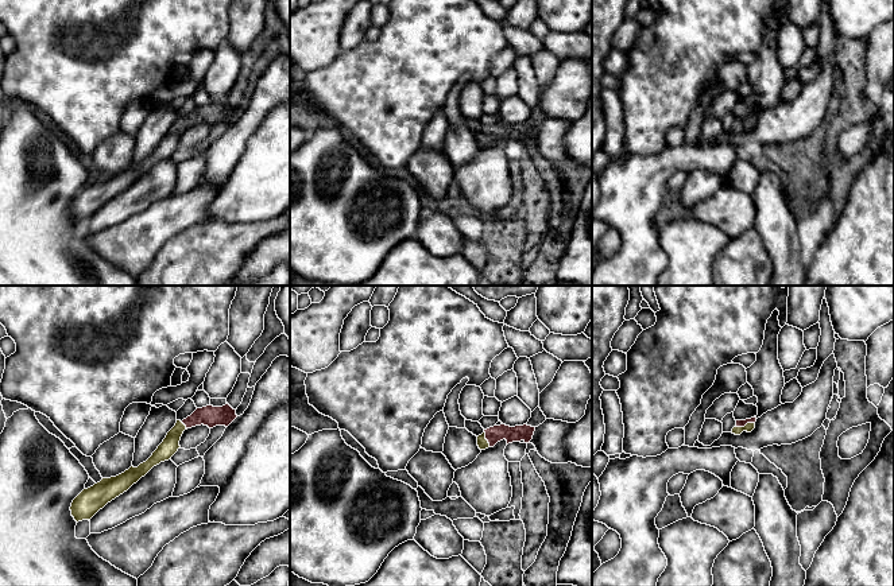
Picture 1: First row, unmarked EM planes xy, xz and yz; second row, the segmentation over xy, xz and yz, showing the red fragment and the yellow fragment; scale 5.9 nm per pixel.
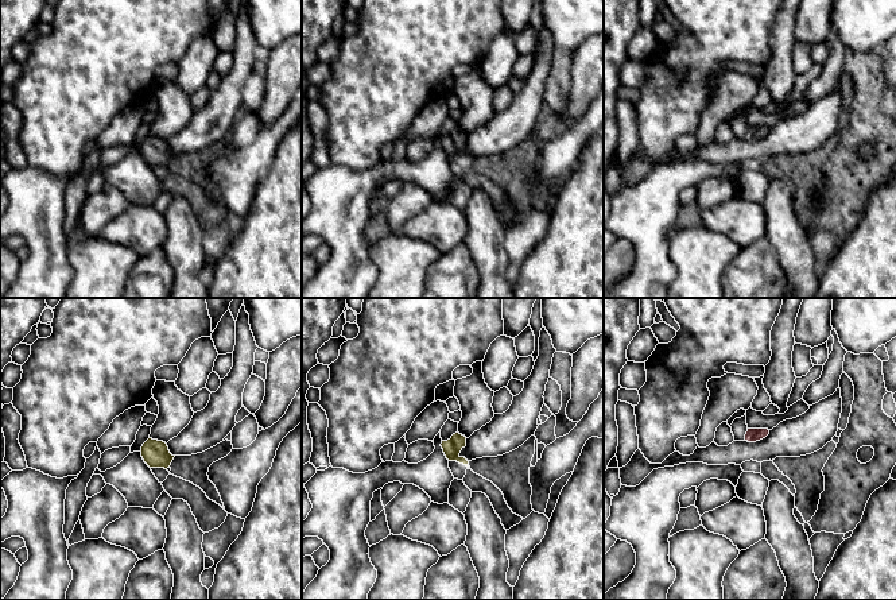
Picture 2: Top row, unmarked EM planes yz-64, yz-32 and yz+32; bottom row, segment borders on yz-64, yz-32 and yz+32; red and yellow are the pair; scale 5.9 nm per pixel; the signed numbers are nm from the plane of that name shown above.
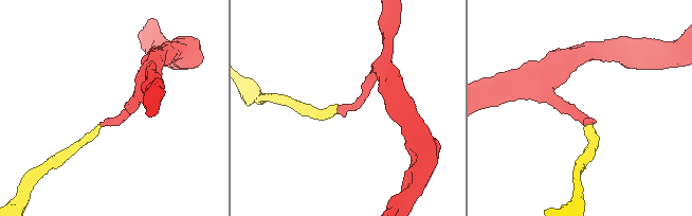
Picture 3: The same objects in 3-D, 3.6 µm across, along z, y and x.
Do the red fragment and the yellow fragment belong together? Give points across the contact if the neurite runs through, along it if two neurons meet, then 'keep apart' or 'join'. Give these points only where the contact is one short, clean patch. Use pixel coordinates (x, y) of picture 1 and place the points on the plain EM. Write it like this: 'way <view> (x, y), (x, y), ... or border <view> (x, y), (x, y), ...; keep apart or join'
way yz (739, 121), (744, 123), (749, 125); join

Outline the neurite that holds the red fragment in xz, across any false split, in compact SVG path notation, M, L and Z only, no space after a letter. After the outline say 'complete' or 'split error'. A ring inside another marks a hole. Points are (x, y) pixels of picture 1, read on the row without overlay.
M506 123L494 124L487 128L481 133L477 135L477 144L480 148L485 148L488 145L494 145L498 140L506 137L507 143L512 140L520 140L530 141L533 137L535 125L523 123L523 124L515 124L510 125Z; split error

